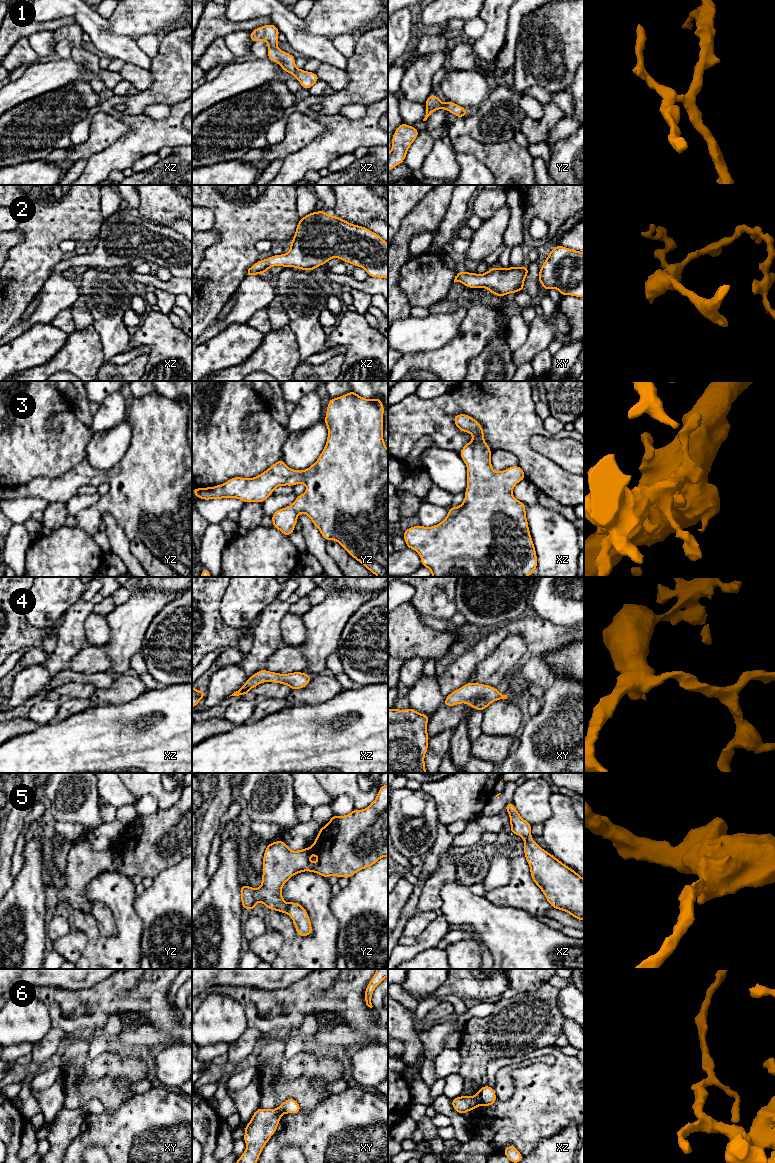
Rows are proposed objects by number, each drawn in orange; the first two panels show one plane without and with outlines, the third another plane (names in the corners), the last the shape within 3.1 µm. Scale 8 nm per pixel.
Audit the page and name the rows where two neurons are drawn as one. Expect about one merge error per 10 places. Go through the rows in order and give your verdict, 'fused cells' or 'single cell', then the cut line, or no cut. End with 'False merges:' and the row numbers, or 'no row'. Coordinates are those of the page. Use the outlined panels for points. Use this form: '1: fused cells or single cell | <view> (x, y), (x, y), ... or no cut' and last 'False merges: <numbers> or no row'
1: single cell | no cut
2: single cell | no cut
3: single cell | no cut
4: single cell | no cut
5: single cell | no cut
6: fused cells | xz (474, 1096), (477, 1105)
False merges: 6

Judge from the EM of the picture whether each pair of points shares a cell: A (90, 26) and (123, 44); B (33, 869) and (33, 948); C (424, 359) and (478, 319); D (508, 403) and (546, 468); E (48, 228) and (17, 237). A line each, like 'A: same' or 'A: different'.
A: same
B: same
C: same
D: same
E: different

